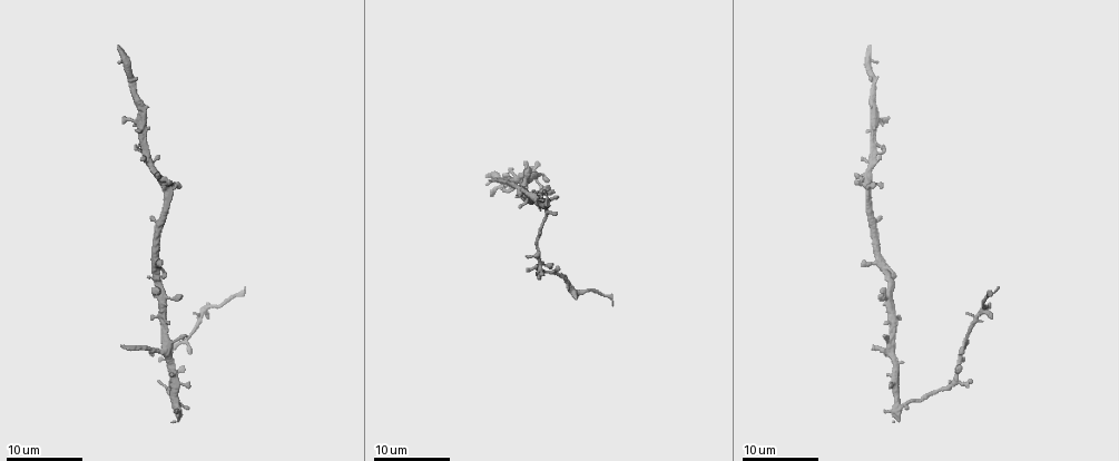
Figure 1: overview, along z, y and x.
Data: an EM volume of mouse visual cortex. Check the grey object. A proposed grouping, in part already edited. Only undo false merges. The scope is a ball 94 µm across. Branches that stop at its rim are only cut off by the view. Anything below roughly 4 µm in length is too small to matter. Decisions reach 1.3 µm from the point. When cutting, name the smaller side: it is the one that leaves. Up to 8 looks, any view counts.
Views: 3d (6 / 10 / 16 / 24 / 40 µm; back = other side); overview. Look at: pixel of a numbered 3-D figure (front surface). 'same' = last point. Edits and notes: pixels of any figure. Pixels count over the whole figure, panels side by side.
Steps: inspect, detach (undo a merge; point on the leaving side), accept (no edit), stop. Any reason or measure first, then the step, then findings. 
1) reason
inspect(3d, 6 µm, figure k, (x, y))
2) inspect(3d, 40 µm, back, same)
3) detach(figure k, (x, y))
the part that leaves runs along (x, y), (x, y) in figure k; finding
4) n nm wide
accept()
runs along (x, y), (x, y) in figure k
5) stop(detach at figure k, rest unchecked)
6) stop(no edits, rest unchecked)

three arms meet
inspect(3d, 10 µm, figure 1, (176, 347))

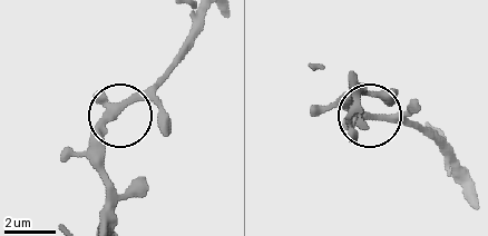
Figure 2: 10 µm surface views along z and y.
accept()
runs along (105, 219), (107, 124), (166, 69) in figure 2; one neuron here

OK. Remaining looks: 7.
inspect(3d, 10 µm, figure 1, (159, 321))

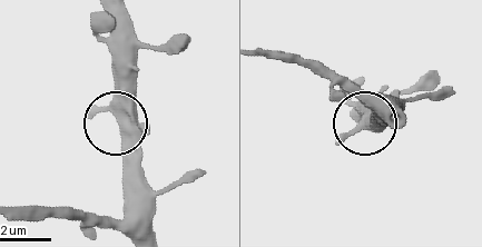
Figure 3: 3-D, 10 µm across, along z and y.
accept()
one neuron here

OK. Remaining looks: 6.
inspect(3d, 10 µm, figure 1, (526, 192))

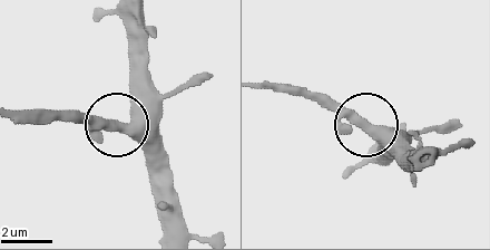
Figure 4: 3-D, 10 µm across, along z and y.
from behind
inspect(3d, 10 µm, back, figure 4, (372, 128))

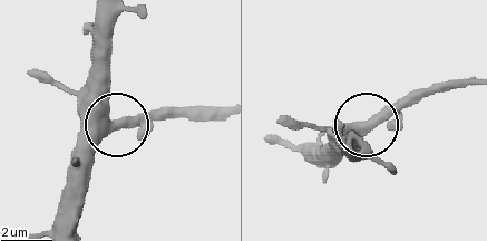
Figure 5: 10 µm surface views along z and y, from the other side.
accept()
runs along (95, 19), (95, 89), (110, 122), (146, 127), (183, 115) in figure 5; one neuron here

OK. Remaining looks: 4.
calibre changes
inspect(3d, 16 µm, figure 1, (211, 306))

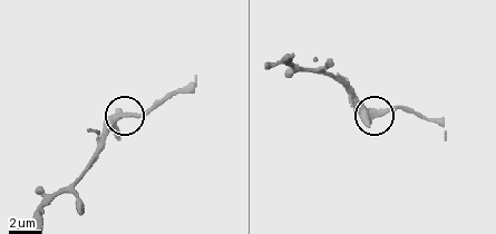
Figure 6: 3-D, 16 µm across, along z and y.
inspect(3d, 16 µm, back, figure 6, (128, 113))

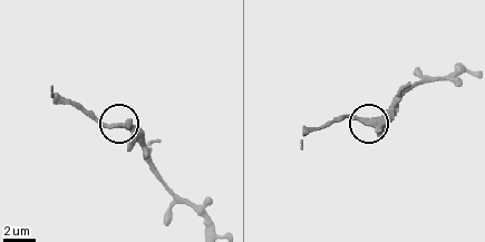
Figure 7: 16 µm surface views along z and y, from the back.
400 nm wide
accept()
runs along (204, 230), (203, 218), (165, 182), (125, 126), (86, 115) in figure 7; one neuron here

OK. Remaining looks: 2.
stop(no edits, rest unchecked)

